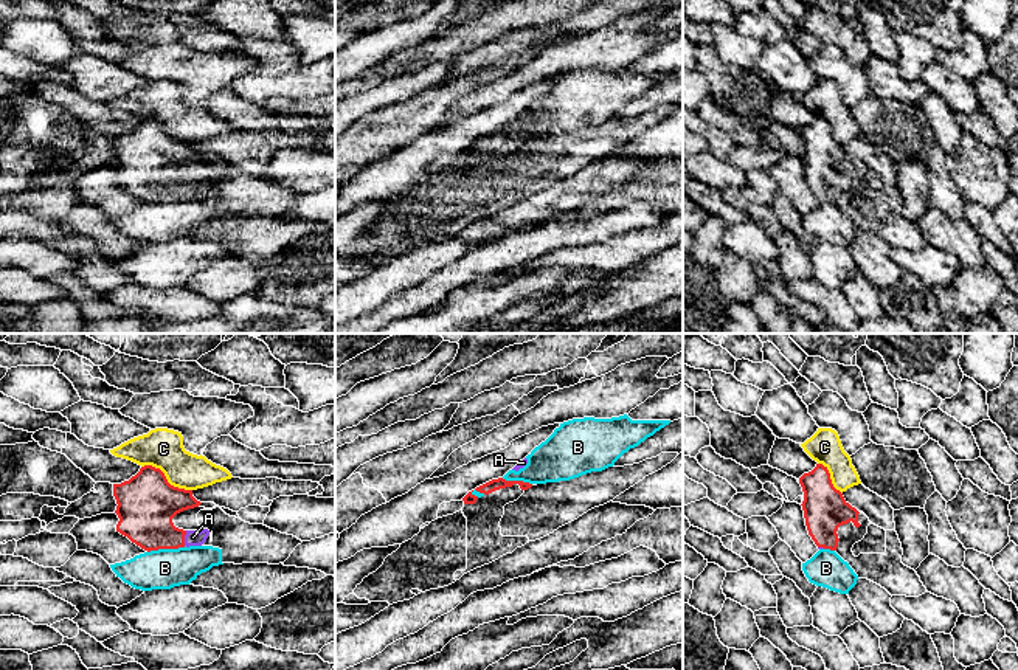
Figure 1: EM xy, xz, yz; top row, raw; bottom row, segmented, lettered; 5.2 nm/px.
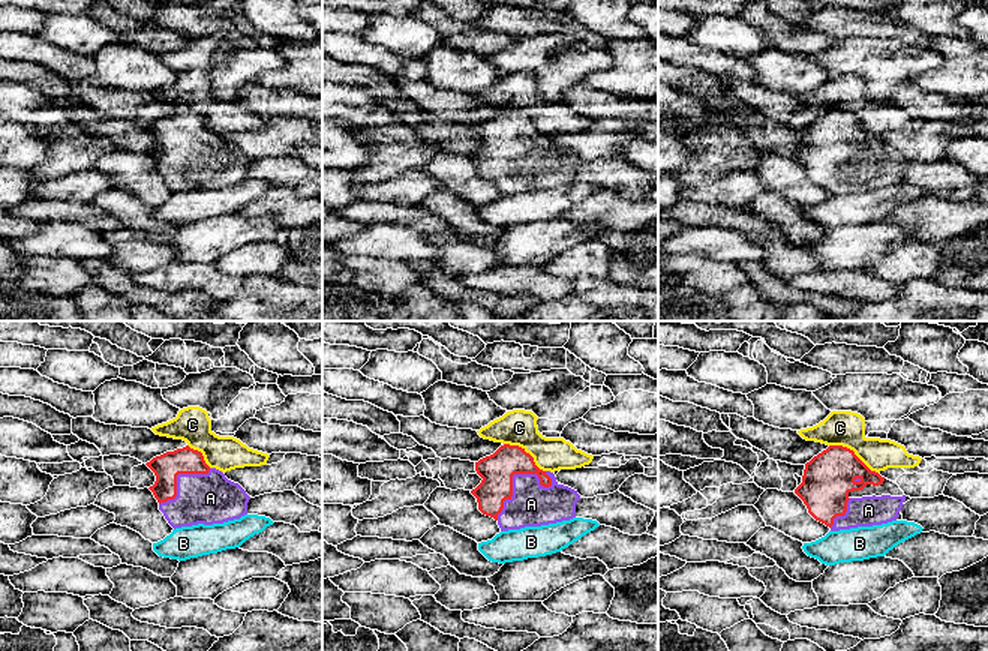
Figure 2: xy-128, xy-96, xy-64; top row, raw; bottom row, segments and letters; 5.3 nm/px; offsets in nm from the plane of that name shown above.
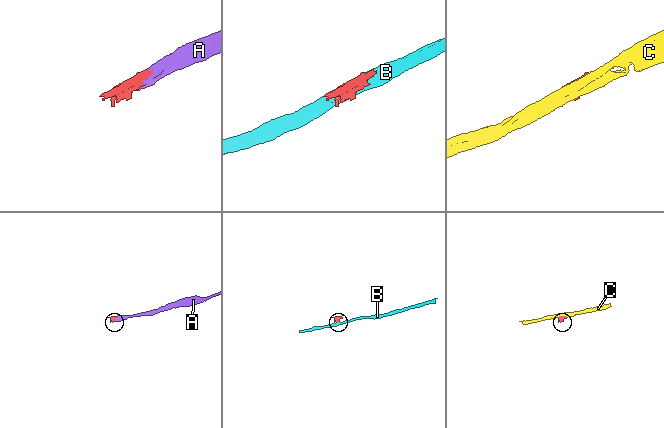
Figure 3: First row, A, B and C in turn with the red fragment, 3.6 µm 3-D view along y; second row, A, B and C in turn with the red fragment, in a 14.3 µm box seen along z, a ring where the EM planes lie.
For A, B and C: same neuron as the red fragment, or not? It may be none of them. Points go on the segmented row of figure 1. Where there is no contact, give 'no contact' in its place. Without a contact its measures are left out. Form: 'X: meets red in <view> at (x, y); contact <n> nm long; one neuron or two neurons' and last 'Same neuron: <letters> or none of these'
A: meets red in xy at (183, 538); contact 80 nm long; one neuron
B: meets red in xy at (166, 548); contact 200 nm long; two neurons
C: meets red in xy at (165, 478); contact 300 nm long; two neurons
Same neuron: A

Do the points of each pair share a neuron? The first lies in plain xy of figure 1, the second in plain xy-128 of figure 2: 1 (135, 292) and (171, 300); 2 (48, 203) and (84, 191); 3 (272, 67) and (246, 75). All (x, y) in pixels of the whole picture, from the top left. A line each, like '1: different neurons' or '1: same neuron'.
1: different neurons
2: same neuron
3: different neurons

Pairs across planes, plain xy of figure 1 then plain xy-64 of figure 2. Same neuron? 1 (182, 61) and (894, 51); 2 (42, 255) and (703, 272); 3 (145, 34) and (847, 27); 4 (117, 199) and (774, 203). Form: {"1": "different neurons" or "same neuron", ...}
{"1": "same neuron", "2": "different neurons", "3": "same neuron", "4": "different neurons"}

